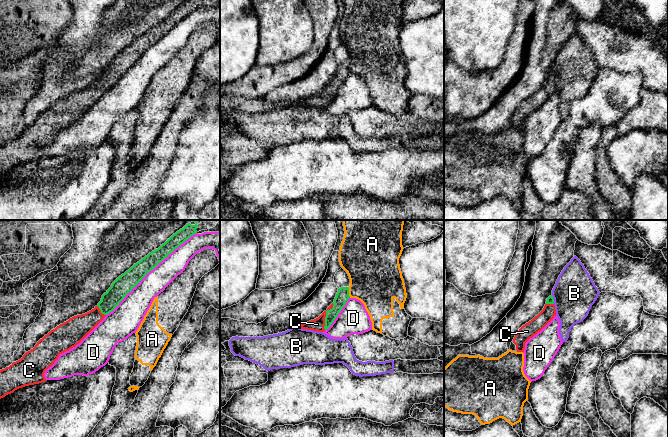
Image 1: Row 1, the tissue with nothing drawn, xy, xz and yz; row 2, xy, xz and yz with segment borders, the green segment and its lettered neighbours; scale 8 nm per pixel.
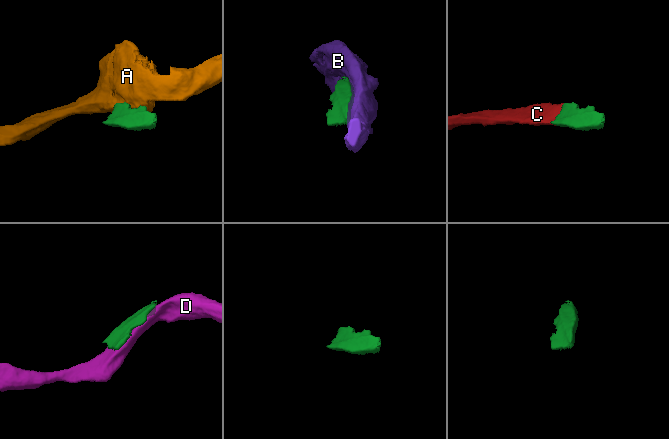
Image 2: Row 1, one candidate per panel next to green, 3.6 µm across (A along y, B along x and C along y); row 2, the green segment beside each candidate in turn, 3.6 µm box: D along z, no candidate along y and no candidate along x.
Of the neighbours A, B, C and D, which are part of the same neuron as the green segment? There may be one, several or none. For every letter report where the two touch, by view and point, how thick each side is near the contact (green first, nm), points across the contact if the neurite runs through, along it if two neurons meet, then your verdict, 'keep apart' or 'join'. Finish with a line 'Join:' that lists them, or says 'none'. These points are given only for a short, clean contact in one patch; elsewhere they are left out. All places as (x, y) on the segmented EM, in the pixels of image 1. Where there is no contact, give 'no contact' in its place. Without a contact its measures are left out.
A: xz (348, 292) | 110/420 nm | keep apart
B: yz (553, 299) | 60/340 nm | keep apart
C: xz (326, 315) | 110/100 nm | across xz (342, 296), (339, 303), (326, 315), (317, 324) | join
D: xy (150, 270) | 150/190 nm | keep apart
Join: C

